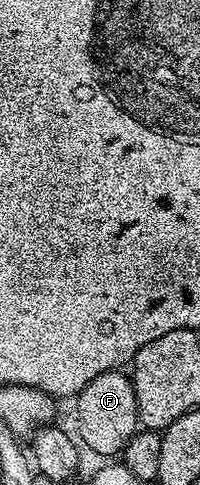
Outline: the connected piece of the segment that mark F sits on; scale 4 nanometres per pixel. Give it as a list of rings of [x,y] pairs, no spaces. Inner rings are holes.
[[[108,370],[107,372],[103,372],[103,374],[101,376],[95,376],[95,380],[91,380],[91,384],[87,384],[87,388],[83,388],[81,390],[81,393],[76,395],[76,398],[75,398],[75,403],[77,402],[77,430],[79,433],[81,433],[81,438],[80,438],[80,441],[83,443],[83,446],[84,446],[84,442],[85,441],[85,446],[87,449],[89,450],[94,450],[95,453],[97,454],[117,454],[117,455],[120,455],[122,453],[122,451],[124,451],[125,449],[125,445],[127,443],[129,443],[129,441],[131,440],[131,436],[133,434],[136,434],[138,429],[139,429],[139,423],[138,423],[138,420],[137,420],[137,401],[135,400],[135,388],[133,387],[133,380],[132,380],[132,377],[130,377],[130,375],[128,373],[125,373],[125,372],[122,372],[121,370]]]

